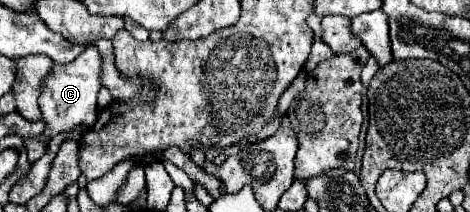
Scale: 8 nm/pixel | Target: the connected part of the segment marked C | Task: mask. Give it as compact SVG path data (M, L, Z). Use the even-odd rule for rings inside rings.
M88 46L74 62L70 64L54 64L52 72L46 76L44 86L42 86L42 94L40 94L40 112L42 112L42 120L46 122L46 128L42 132L42 140L48 142L54 134L72 130L74 126L94 126L94 120L98 116L96 112L96 96L102 88L100 84L100 54L96 50L96 46Z

